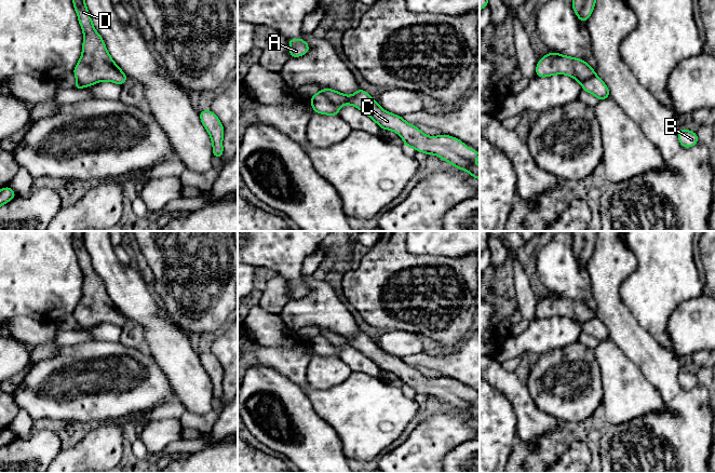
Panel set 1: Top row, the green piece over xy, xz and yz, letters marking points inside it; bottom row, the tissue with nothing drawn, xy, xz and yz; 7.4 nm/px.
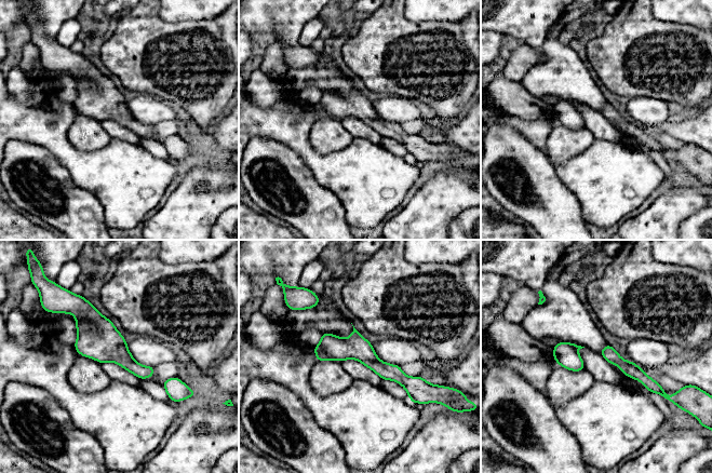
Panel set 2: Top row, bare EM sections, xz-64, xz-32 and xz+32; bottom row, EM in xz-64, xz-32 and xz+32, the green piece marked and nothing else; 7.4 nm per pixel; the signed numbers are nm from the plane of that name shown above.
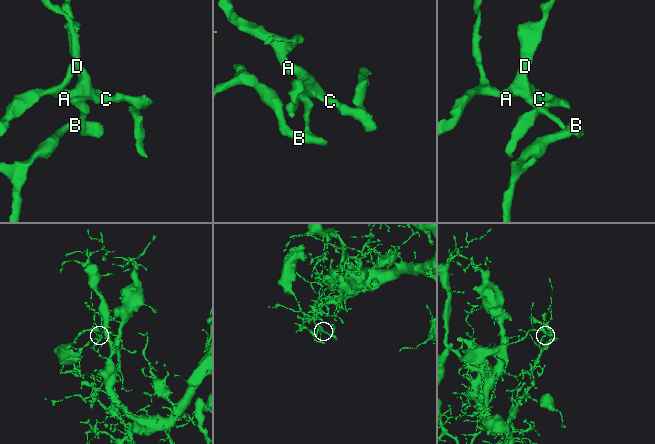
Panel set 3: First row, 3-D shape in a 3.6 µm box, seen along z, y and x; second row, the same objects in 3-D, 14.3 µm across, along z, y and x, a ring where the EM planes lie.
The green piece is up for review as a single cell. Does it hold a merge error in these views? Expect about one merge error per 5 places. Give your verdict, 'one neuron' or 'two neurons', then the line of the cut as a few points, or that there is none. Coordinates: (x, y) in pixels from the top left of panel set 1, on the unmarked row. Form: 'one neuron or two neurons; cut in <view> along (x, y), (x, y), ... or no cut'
two neurons; cut in xz along (320, 333), (337, 350)

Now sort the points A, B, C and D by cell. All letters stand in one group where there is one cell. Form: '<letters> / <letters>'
A C D / B

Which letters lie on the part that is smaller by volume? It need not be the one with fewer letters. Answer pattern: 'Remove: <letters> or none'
Remove: A, C, D

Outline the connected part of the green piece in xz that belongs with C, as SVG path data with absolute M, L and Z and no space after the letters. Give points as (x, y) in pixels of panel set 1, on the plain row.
M361 329L351 338L332 330L322 330L321 334L328 342L340 350L352 347L373 361L382 371L391 371L402 379L406 389L412 389L426 396L439 397L454 409L467 413L473 420L480 421L480 408L475 402L478 393L472 393L464 384L449 377L427 378L417 367L408 366L403 359L383 352L378 344Z

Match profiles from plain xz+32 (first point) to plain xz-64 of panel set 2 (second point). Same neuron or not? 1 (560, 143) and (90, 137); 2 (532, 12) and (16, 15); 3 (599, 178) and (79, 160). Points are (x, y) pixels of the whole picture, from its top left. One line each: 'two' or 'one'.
1: one
2: one
3: one

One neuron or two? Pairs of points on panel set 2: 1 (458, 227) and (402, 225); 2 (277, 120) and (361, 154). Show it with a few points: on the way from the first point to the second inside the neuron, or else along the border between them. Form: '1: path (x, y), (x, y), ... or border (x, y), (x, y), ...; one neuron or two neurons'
1: border (467, 208), (449, 224), (448, 228); two neurons
2: path (297, 140), (317, 160), (340, 160); one neuron

